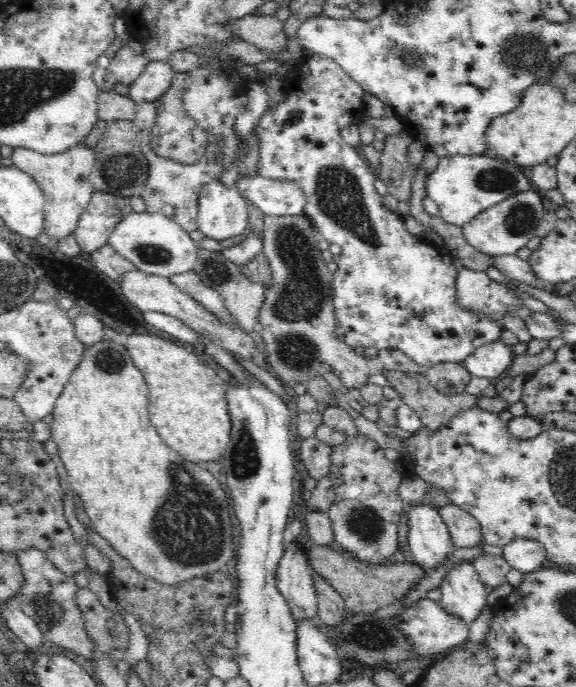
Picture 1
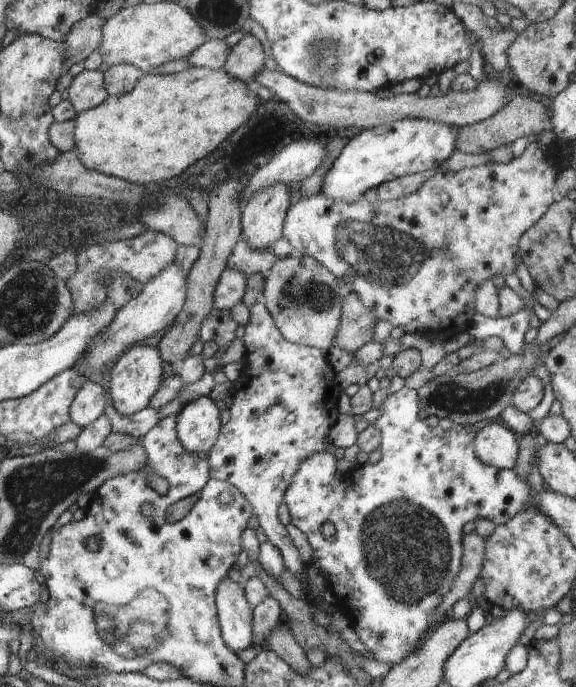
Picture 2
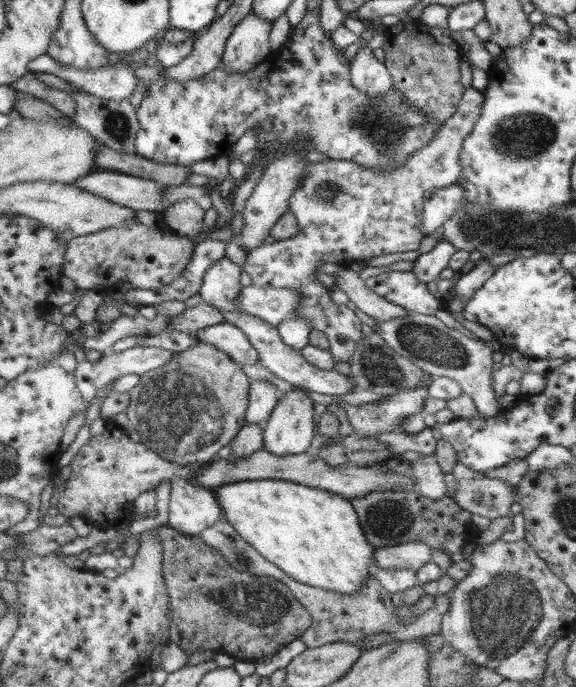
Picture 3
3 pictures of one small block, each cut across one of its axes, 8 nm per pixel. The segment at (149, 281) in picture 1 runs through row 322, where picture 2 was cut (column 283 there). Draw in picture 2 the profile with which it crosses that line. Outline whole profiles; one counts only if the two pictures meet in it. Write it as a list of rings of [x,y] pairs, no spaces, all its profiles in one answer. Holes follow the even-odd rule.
[[[279,184],[251,196],[241,210],[241,240],[251,252],[267,252],[283,238],[289,188]]]

